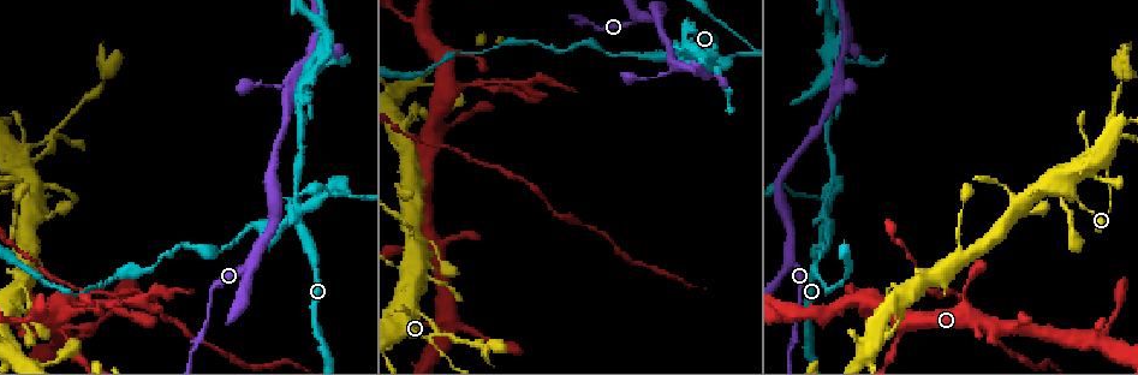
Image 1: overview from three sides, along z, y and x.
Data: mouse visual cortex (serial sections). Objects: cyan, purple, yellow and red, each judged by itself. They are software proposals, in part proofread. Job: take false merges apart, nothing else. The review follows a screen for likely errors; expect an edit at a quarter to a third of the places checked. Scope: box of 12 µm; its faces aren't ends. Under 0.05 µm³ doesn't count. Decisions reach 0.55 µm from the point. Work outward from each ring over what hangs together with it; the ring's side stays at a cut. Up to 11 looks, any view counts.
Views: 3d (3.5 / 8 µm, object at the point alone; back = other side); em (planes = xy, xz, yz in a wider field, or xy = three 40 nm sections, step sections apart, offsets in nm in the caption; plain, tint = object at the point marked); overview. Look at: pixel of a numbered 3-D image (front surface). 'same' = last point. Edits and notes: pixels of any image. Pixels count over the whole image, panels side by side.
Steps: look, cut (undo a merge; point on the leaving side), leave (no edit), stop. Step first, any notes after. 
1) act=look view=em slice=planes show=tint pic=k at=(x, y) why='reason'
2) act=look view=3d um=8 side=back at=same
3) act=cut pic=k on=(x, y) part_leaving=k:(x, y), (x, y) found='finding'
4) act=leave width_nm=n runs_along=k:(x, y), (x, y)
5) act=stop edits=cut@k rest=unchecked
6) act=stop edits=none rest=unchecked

act=look view=3d um=8 pic=1 at=(295, 221) why='sharp bend'

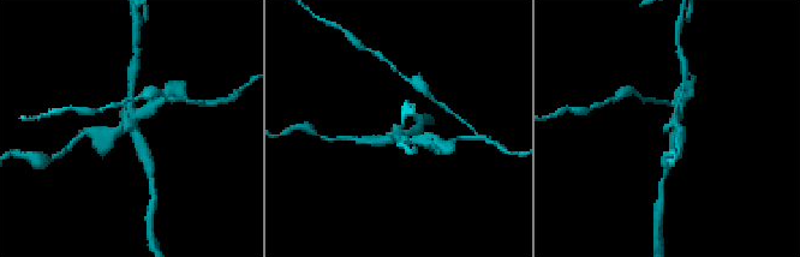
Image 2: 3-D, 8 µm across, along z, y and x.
act=look view=em slice=xy step=3 show=tint pic=2 at=(133, 130) arms=4 arm_widths_nm=150,250,250,300 why='now the EM'

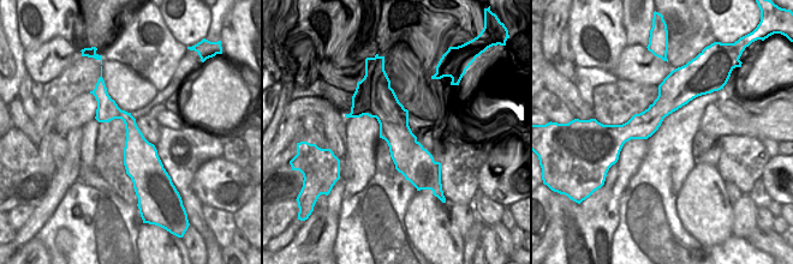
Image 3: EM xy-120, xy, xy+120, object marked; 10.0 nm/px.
act=cut pic=2 on=(107, 132) border=3:(374, 74), (377, 118) found='a second cell is stuck on'

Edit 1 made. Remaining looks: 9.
act=look view=3d um=3.5 pic=1 at=(266, 86)

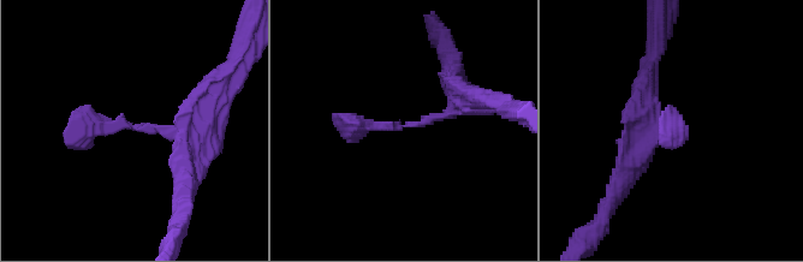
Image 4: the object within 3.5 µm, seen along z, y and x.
act=look view=em slice=xy step=2 show=tint pic=4 at=(409, 122)

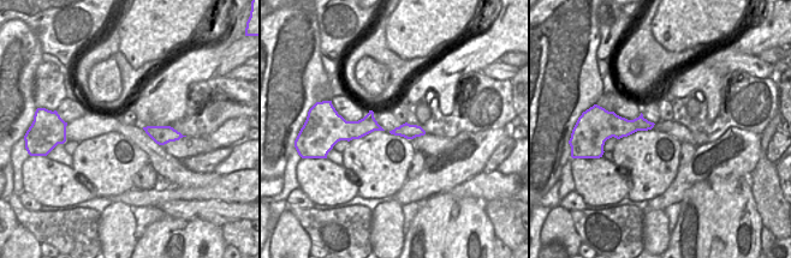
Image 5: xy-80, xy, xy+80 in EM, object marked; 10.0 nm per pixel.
act=look view=em slice=xy step=1 show=tint at=same why='another direction'

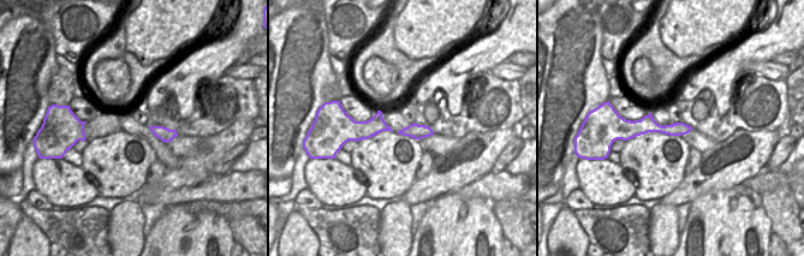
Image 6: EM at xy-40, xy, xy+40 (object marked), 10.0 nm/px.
act=leave runs_along=6:(620, 124), (624, 126), (686, 129) found='continuous, no second cell'

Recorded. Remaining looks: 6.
act=look view=3d um=8 pic=1 at=(321, 24) why='three-way junction'

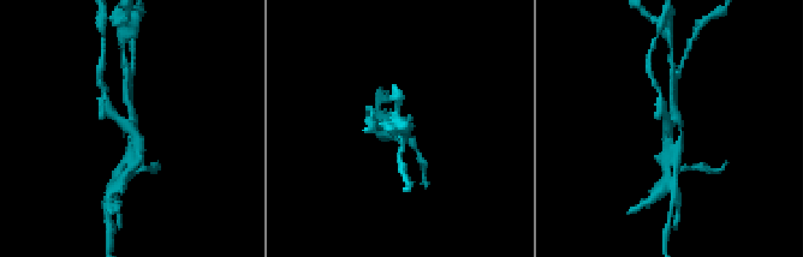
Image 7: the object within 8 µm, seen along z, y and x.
act=look view=3d um=3.5 pic=7 at=(669, 127)

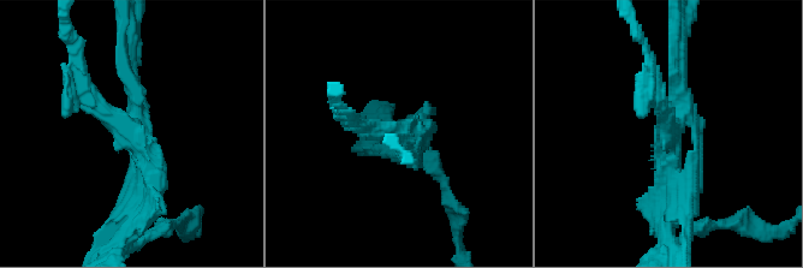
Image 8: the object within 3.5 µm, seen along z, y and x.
act=look view=em slice=xy step=5 show=tint pic=8 at=(403, 132) why='need the tissue'

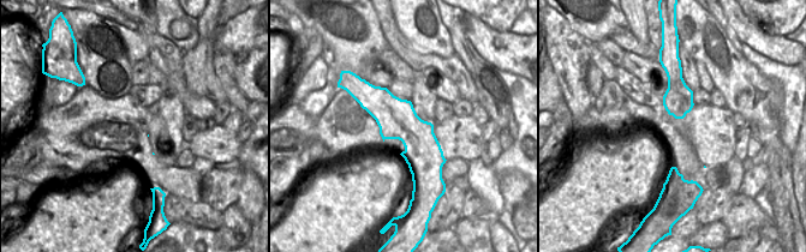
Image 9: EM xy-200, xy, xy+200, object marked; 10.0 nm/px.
act=cut pic=8 on=(686, 215) part_leaving=8:(671, 249), (661, 201) found='two cells meet here'

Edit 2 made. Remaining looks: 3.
act=look view=3d um=3.5 pic=1 at=(429, 334) why='a fork'

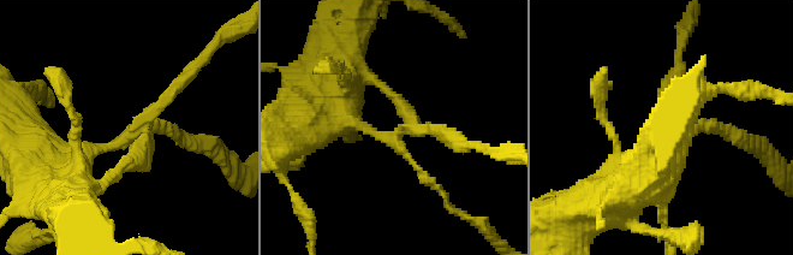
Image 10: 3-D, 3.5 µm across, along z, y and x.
act=look view=em slice=xy step=3 show=tint pic=10 at=(120, 145) why='need the tissue'

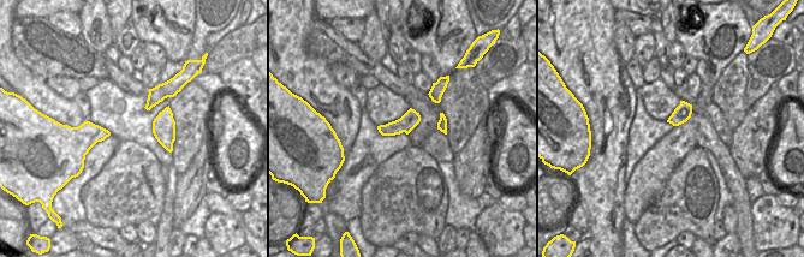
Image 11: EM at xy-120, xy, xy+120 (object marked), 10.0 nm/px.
act=leave arms=3 runs_along=10:(70, 181), (177, 84) found='continuous, no second cell'

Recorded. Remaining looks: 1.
act=stop edits=cut@2,cut@8 rest=unchecked

